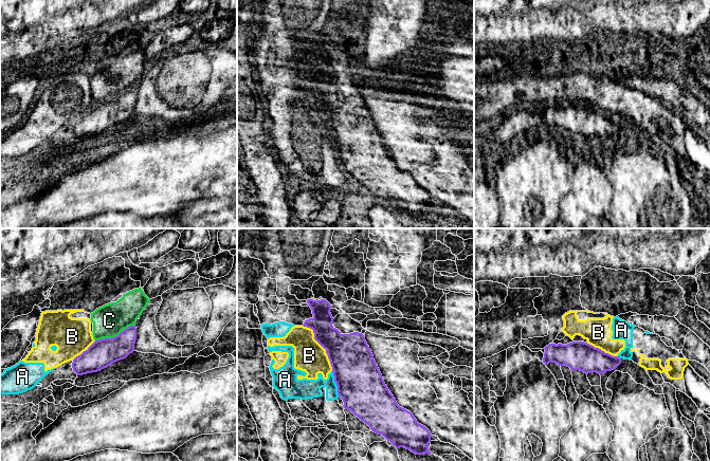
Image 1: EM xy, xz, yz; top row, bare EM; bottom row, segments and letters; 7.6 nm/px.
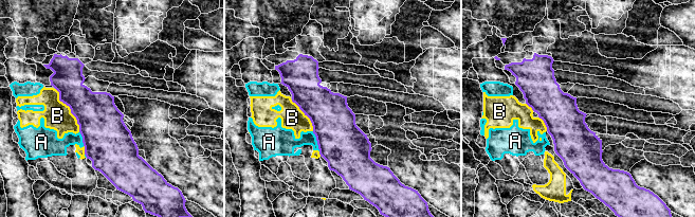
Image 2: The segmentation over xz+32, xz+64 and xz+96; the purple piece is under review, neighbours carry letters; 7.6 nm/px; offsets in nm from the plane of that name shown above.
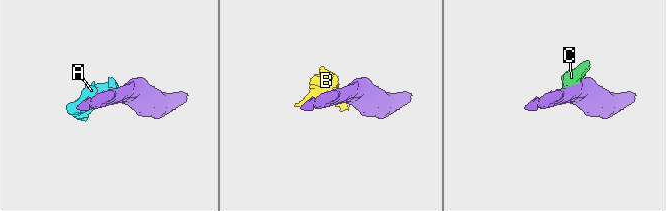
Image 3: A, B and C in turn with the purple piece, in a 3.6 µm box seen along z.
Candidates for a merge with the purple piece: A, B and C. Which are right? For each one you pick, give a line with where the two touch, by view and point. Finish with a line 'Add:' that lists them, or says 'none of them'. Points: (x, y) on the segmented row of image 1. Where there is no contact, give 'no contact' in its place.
Add: none of them

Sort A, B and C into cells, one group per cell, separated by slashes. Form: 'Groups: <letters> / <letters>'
Groups: A B / C

